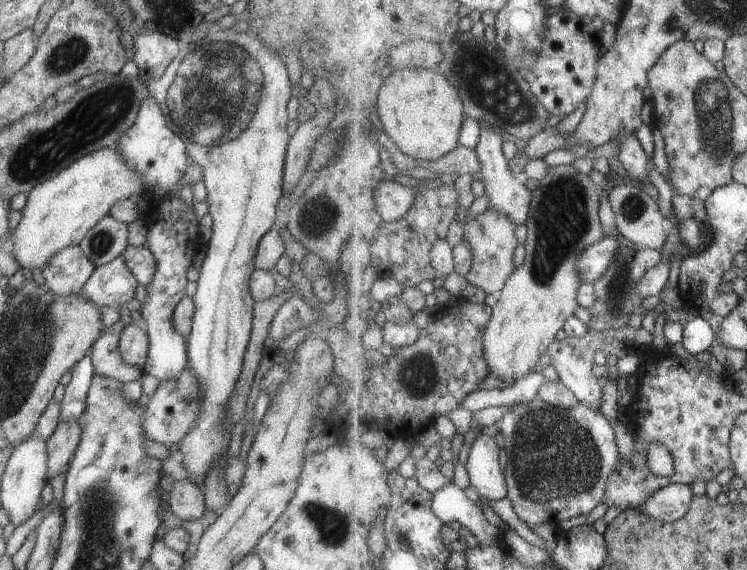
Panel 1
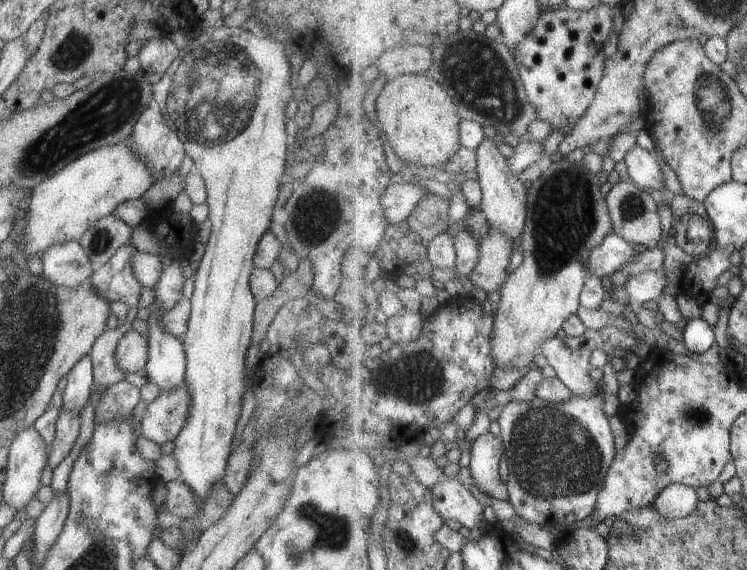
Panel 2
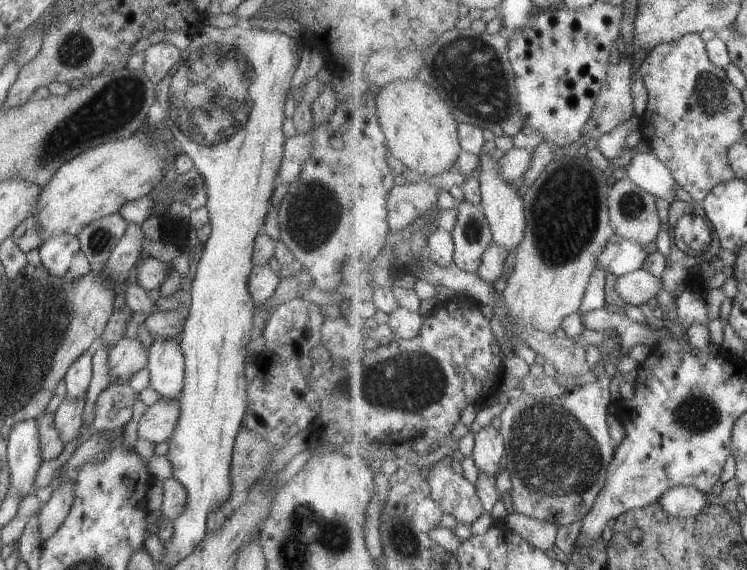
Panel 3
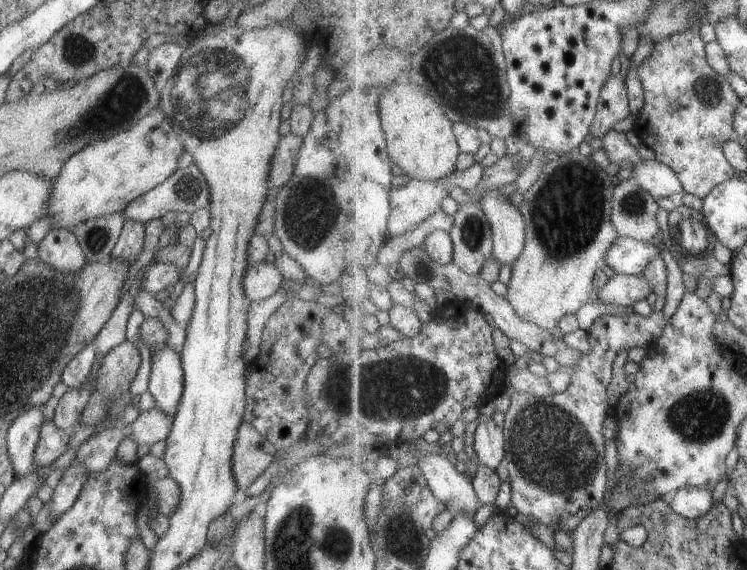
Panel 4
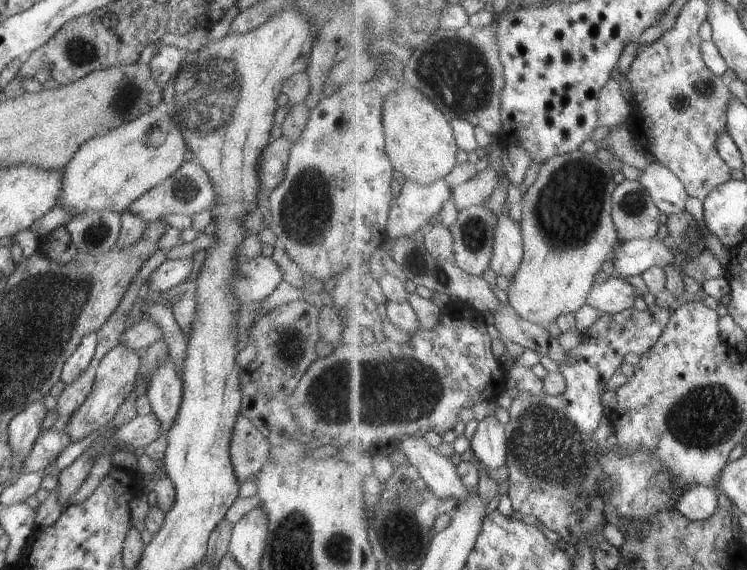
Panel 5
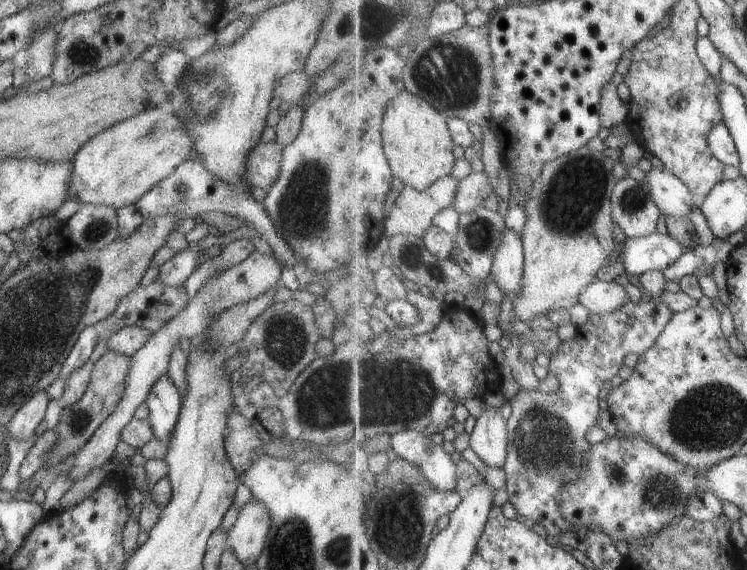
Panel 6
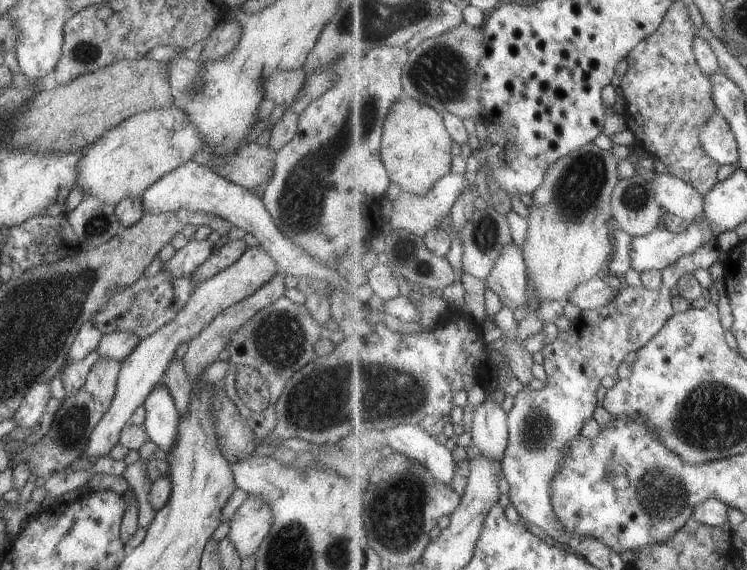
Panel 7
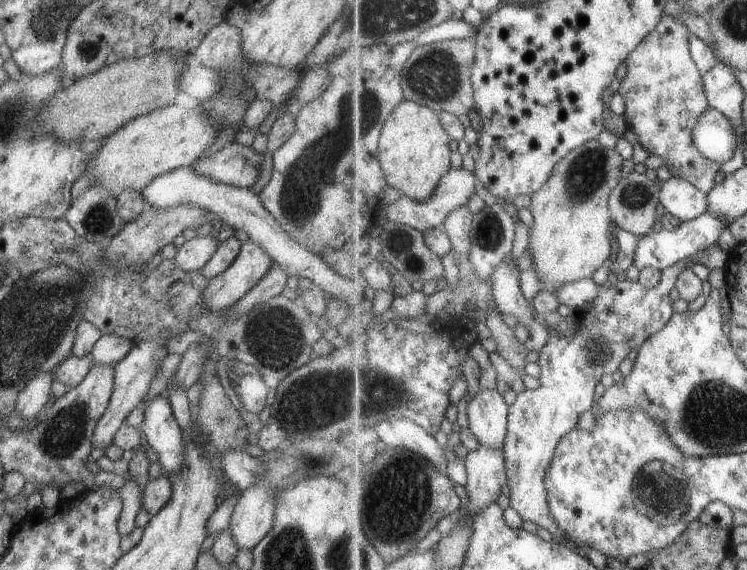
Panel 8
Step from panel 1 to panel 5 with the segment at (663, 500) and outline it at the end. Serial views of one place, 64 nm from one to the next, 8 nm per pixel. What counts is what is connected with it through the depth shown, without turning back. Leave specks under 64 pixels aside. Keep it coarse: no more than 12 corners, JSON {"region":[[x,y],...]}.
{"region":[[717,488],[682,490],[676,510],[694,521],[718,512]]}

